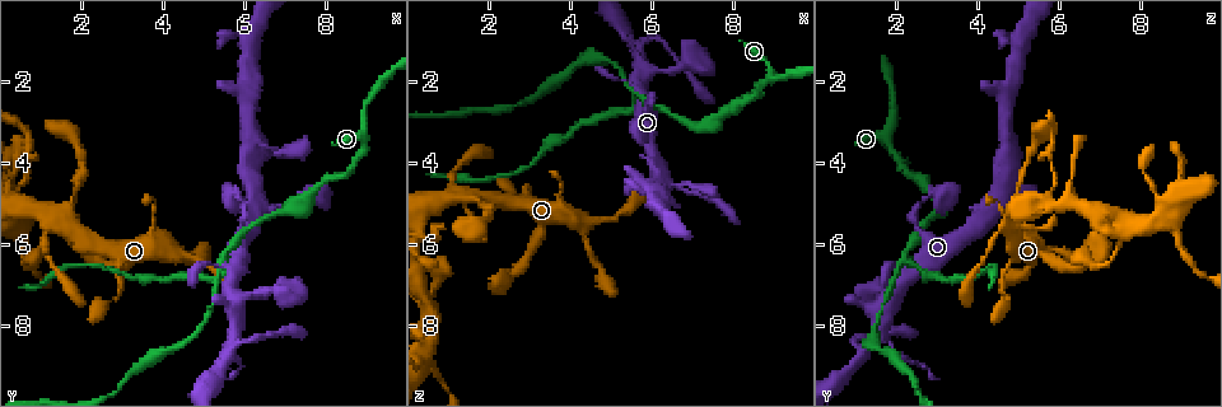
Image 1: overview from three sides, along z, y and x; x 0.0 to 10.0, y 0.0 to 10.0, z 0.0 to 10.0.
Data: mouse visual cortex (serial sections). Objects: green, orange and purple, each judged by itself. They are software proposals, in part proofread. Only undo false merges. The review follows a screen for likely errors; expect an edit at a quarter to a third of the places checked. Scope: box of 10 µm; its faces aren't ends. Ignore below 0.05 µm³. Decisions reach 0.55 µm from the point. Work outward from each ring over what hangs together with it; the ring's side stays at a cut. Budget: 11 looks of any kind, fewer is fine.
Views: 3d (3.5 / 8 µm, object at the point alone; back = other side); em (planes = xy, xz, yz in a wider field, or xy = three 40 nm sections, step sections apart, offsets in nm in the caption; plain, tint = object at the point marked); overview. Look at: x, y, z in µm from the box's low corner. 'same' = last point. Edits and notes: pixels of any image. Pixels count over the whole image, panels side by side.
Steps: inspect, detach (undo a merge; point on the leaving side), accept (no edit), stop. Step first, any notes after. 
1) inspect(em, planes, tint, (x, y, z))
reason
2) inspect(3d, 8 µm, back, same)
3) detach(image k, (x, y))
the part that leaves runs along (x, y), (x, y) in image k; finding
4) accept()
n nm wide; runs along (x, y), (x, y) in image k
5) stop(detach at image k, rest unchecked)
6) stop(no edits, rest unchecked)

inspect(3d, 3.5 µm, back, (5.65, 6.35, 2.35))
two arms in line, one across

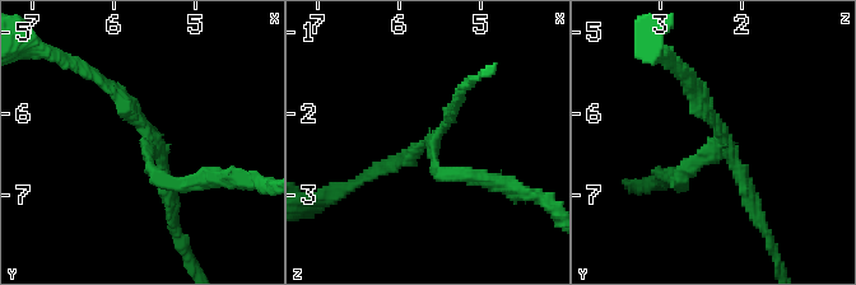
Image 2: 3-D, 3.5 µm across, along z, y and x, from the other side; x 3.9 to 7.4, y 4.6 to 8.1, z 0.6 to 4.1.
inspect(em, planes, tint, (5.60, 6.45, 2.30))
3 arms; arms of 150, 150, 200 nm

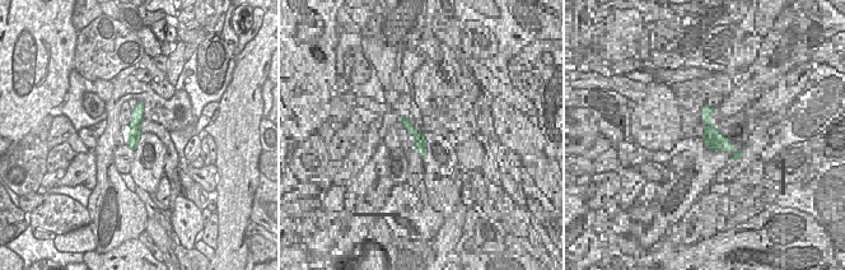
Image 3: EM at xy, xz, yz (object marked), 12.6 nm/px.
detach(image 2, (436, 171))
a second cell is stuck on

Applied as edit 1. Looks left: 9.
inspect(overview)

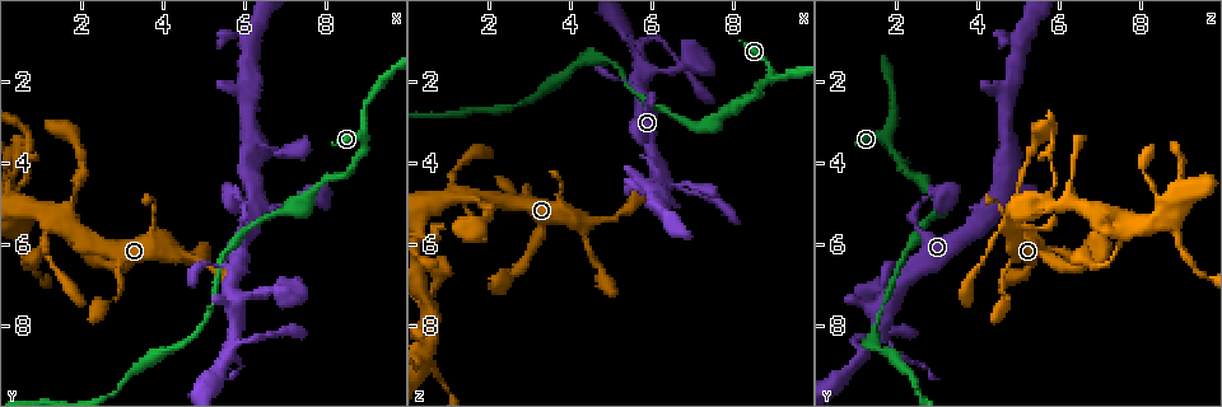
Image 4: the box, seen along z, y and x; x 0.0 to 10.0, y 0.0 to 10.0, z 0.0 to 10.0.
inspect(3d, 8 µm, (5.70, 8.60, 1.25))
three arms meet

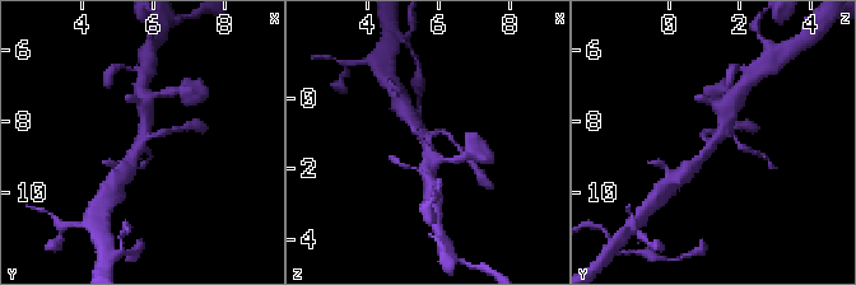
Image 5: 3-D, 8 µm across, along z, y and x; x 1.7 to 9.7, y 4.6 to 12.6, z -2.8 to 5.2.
inspect(em, xy, step 3, tint, same)

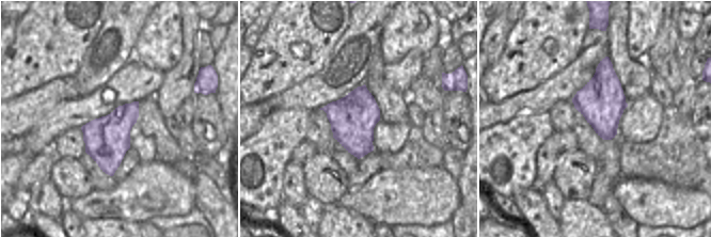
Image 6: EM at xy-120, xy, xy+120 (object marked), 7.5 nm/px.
accept()
runs along (729, 110), (724, 129), (692, 168) in image 5; all the same cell

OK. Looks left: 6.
inspect(3d, 3.5 µm, (3.25, 9.25, 2.40))
thick turns thin

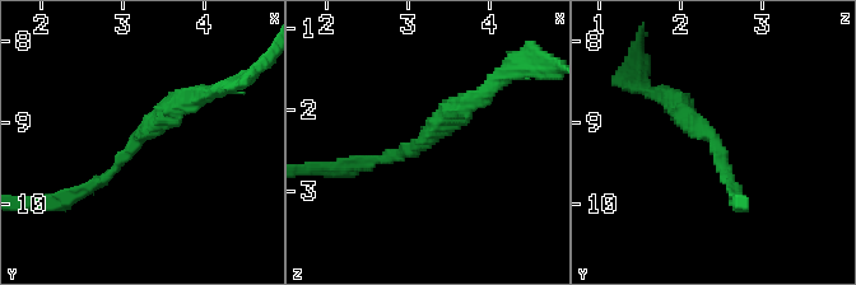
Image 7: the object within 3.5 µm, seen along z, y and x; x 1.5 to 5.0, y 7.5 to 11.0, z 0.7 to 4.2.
accept()
arms of 150, 250 nm; runs along (192, 94), (145, 130), (102, 181), (75, 192) in image 7; one cell here

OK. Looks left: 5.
inspect(3d, 3.5 µm, back, (1.65, 5.50, 4.85))
four arms meet

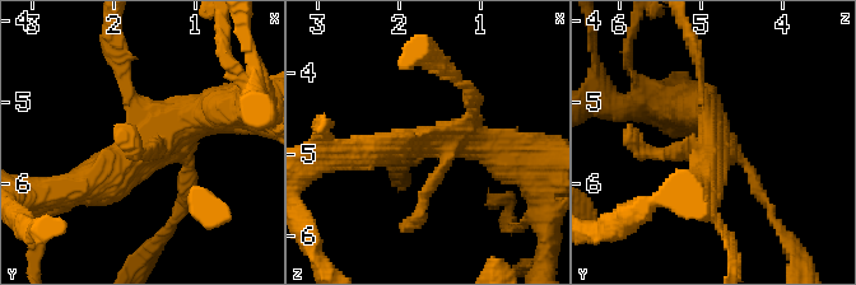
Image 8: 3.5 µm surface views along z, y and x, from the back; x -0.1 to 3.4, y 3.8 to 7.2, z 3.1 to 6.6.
inspect(em, xy, step 1, tint, (1.60, 5.55, 4.90))

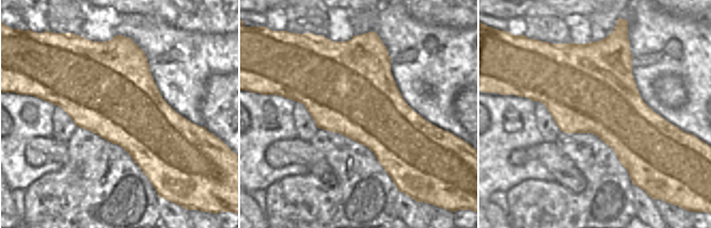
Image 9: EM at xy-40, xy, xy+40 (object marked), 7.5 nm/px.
accept()
runs along (75, 188), (192, 115), (221, 111) in image 8; all the same cell

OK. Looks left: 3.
inspect(3d, 8 µm, (0.65, 4.30, 5.90))
narrows sharply

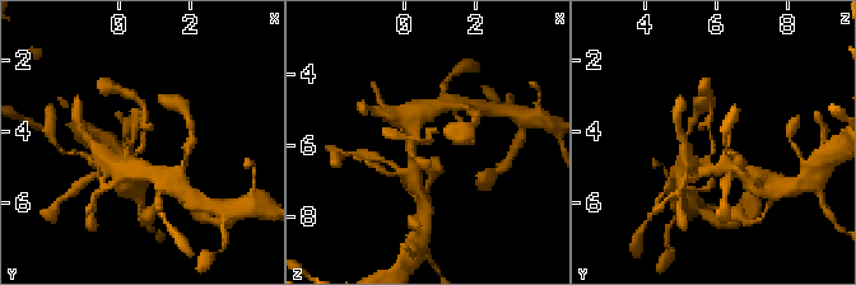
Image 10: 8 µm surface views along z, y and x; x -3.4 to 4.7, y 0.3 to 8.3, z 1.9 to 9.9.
inspect(em, xy, step 2, tint, same)

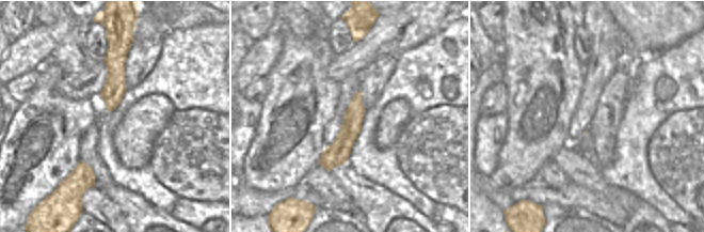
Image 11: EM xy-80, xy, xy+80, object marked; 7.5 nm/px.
accept()
runs along (358, 95), (351, 128), (329, 167) in image 11; continuous, no second cell

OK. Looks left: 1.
stop(detach at image 2, rest unchecked)

